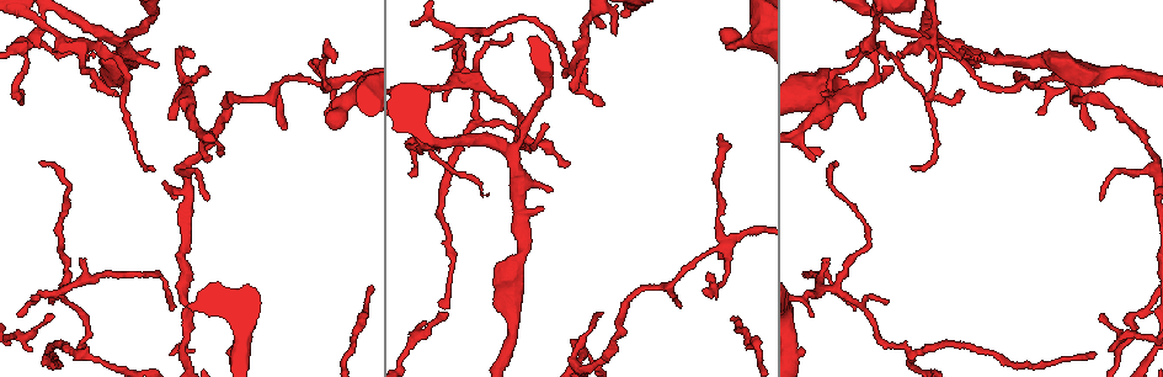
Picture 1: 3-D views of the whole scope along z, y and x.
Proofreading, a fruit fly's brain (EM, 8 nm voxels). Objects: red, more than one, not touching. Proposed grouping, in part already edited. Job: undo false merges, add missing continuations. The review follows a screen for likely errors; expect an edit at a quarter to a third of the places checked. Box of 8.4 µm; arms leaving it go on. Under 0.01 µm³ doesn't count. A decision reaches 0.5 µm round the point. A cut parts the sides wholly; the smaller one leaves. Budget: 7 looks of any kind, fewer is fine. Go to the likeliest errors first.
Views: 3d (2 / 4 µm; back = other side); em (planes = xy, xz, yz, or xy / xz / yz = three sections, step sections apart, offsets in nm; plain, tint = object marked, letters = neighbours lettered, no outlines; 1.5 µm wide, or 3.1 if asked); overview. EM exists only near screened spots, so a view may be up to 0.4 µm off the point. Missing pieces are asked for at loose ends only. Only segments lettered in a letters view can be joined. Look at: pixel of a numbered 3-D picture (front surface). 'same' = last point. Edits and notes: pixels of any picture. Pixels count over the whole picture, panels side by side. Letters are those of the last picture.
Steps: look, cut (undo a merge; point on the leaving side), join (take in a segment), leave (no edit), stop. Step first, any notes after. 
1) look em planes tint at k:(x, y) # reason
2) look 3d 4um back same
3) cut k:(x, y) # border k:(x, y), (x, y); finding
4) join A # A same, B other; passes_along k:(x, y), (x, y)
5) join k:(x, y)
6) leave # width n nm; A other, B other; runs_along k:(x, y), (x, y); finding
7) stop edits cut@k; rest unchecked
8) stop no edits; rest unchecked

look em yz step 8 tint at 1:(423, 144)

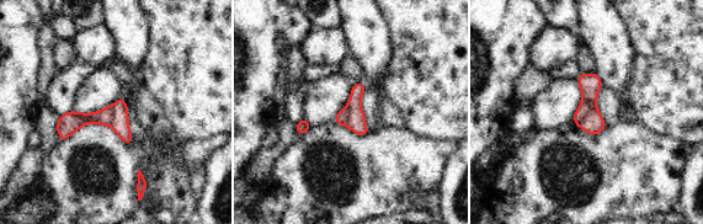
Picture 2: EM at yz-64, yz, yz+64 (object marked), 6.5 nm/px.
look em xy step 8 letters same # cut it another way

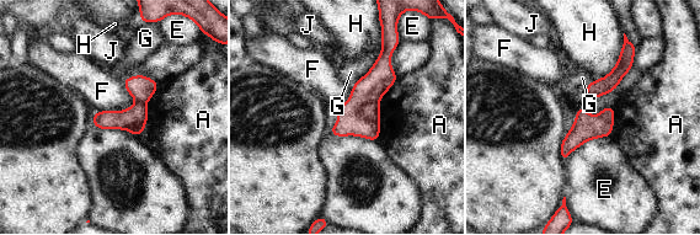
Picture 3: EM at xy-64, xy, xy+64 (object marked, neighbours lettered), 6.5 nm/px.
cut 3:(370, 111) # A other, E other, F other, G other, H other, J other; border 3:(363, 103), (361, 113), (377, 123); a second neuron is stuck on

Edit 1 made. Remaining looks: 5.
look overview # redraw

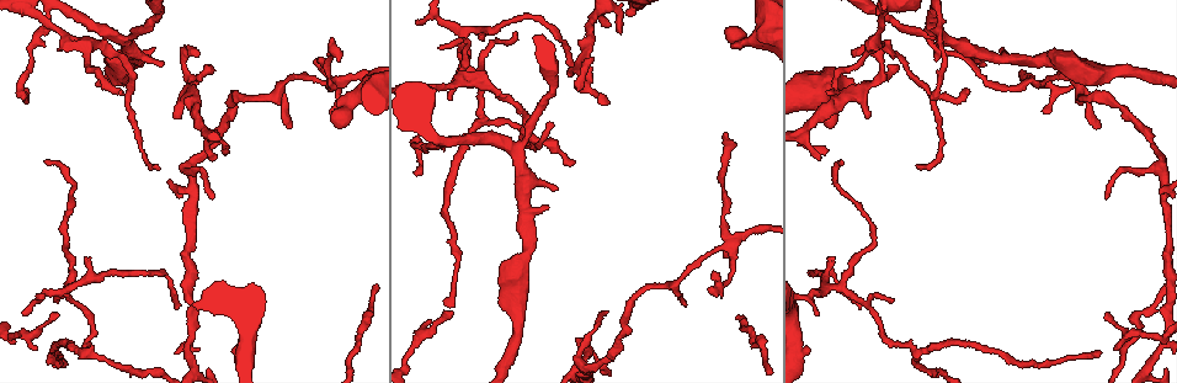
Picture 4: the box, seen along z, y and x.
look em yz step 8 tint at 4:(417, 21) # free end

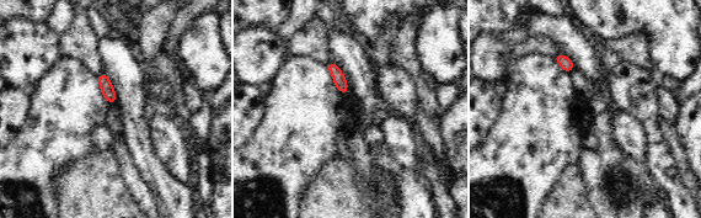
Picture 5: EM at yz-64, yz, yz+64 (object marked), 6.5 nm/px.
look em yz step 8 letters same # what lies round it

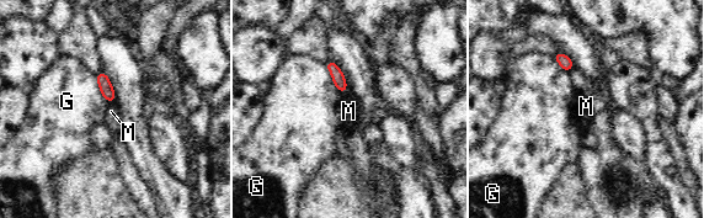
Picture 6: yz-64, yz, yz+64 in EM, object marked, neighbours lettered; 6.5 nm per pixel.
leave # G other, M other; border 6:(105, 99), (115, 101); no lettered segment goes on from it

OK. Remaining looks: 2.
look em planes letters at 4:(482, 41) # free end

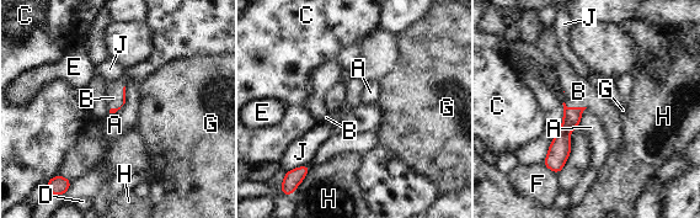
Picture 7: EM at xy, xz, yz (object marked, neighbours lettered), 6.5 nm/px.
join 7:(578, 91) # A other, B same, C other, D other, E other, F other, G other, H other, J other; passes_along 7:(561, 142), (576, 107), (578, 91); the neuron continues

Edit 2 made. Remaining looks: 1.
stop edits cut@3, join@7; rest unchecked

